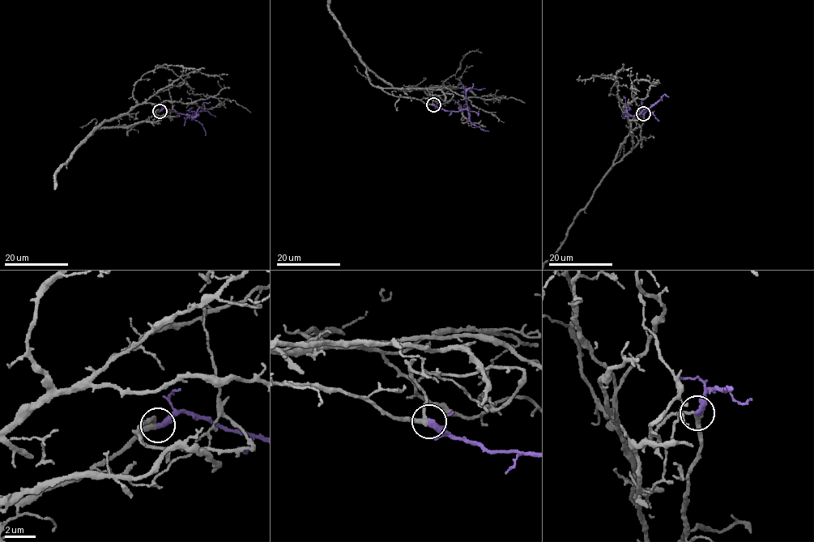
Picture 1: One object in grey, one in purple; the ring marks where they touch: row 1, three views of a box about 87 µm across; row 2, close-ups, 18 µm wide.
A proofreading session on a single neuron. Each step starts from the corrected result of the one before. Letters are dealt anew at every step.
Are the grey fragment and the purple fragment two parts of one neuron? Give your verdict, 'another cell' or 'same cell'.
same cell

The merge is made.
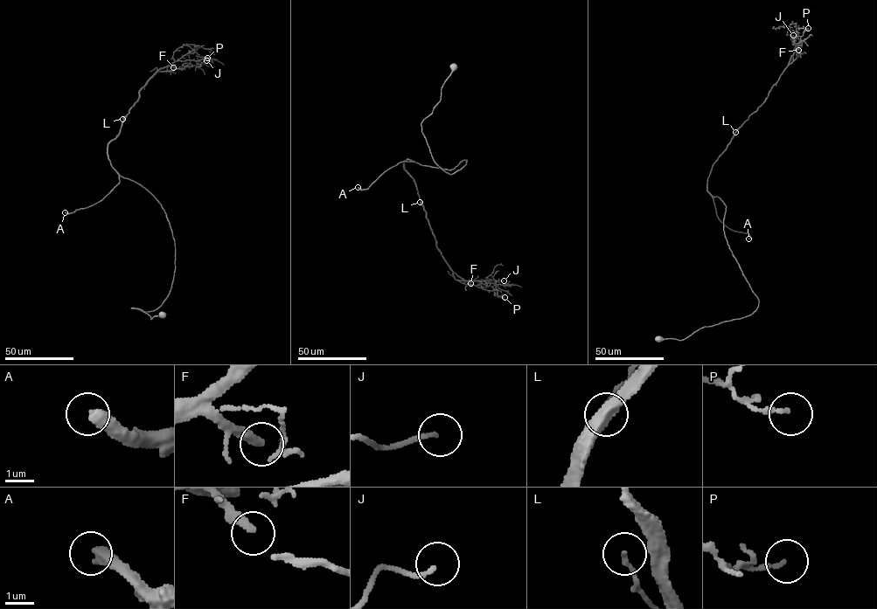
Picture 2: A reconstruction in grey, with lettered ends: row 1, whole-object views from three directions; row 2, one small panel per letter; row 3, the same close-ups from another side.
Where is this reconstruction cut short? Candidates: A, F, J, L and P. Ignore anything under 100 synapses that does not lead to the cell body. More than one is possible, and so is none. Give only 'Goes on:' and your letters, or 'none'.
Goes on: A, F

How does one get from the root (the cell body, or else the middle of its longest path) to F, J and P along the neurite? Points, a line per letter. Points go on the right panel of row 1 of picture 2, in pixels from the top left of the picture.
F: (659, 339), (682, 340), (758, 307), (725, 235), (726, 205), (707, 190), (707, 177), (798, 50)
J: (659, 339), (758, 307), (707, 177), (799, 54), (803, 40), (793, 35)
P: (659, 339), (758, 307), (707, 177), (788, 65), (796, 31), (808, 28)

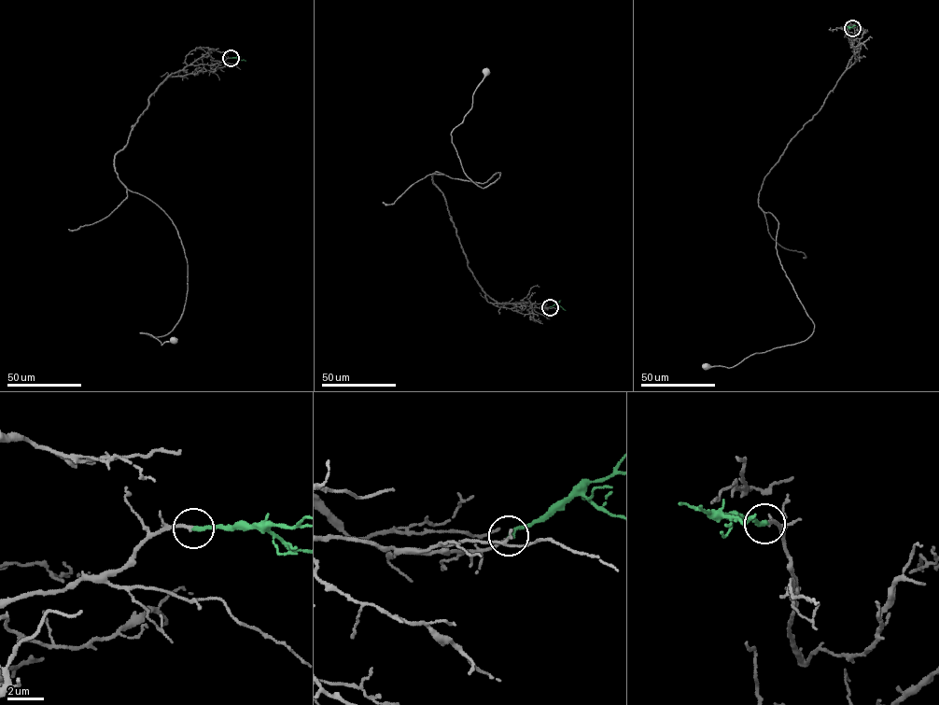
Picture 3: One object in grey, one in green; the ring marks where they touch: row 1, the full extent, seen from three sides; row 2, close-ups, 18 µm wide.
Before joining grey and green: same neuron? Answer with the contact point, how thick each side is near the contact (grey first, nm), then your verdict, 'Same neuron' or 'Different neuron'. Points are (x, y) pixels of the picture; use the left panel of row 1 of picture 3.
Place: (231, 58). Thickness 190 nm (grey) against 260 nm. Same neuron

